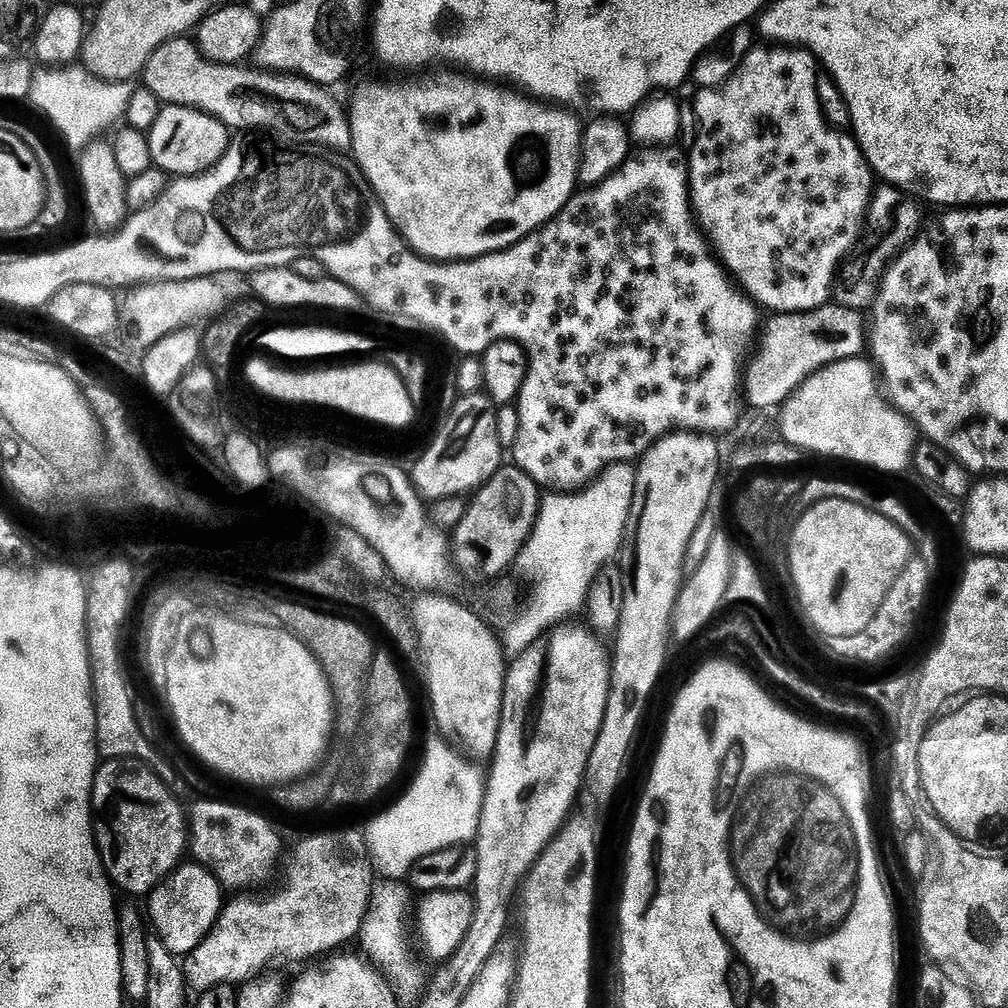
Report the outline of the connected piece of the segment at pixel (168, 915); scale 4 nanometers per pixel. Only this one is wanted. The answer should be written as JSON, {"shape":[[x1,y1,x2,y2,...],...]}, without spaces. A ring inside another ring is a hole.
{"shape":[[184,862,156,887,146,903,148,916,156,927,153,928,155,935,177,958,183,958,194,951,216,925,220,909,226,903,226,892,213,871,197,862]]}

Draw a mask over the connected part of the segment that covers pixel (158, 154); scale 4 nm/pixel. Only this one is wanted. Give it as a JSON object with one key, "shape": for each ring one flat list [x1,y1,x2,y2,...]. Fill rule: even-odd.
{"shape":[[170,104,161,107,158,122,146,134,155,167,167,172,169,177,196,176,210,170,226,154,230,143,227,124,196,108],[229,135,229,136,228,136]]}

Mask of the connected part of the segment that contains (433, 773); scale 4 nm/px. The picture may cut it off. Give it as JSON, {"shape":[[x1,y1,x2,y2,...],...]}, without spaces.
{"shape":[[430,741,424,752,424,765,408,793,363,829,375,871,381,877,403,881,414,864,427,855,471,845,480,835,485,791,483,771,480,773,470,761,463,760,446,741]]}

